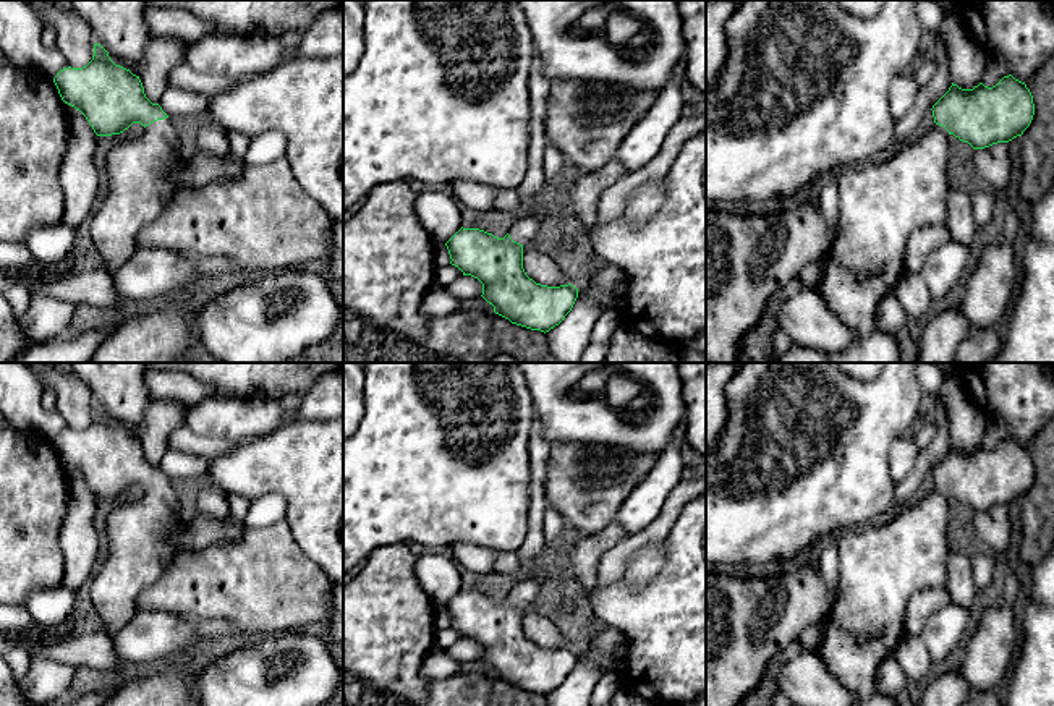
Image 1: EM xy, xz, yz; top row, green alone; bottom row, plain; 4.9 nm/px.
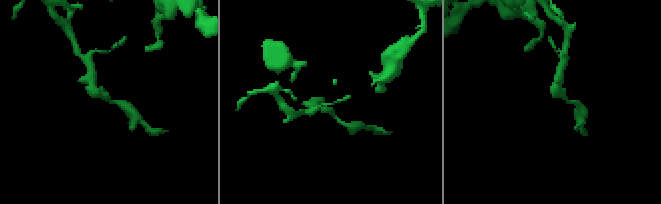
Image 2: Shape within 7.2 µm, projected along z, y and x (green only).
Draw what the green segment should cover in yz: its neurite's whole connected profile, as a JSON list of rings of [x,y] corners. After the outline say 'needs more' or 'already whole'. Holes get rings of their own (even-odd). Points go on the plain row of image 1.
[[[1012,437],[996,449],[983,445],[962,452],[952,445],[933,468],[934,489],[918,504],[903,507],[886,525],[848,528],[839,538],[839,583],[834,604],[822,619],[822,643],[814,653],[831,674],[855,696],[855,704],[876,693],[876,674],[905,633],[903,617],[908,599],[921,589],[947,586],[949,572],[949,499],[973,512],[1009,505],[1030,489],[1035,478],[1033,458]]]; needs more

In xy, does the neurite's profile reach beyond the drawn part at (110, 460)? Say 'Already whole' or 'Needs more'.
Needs more

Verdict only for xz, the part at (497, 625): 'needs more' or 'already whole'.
needs more

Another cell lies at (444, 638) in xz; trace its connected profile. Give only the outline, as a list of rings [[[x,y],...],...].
[[[442,628],[436,632],[436,646],[440,649],[447,649],[452,644],[455,644],[458,640],[461,640],[463,635],[455,628]]]

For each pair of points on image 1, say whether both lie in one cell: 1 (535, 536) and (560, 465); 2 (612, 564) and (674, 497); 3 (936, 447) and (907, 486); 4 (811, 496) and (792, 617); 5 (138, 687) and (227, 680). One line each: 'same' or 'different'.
1: different
2: same
3: same
4: different
5: different

